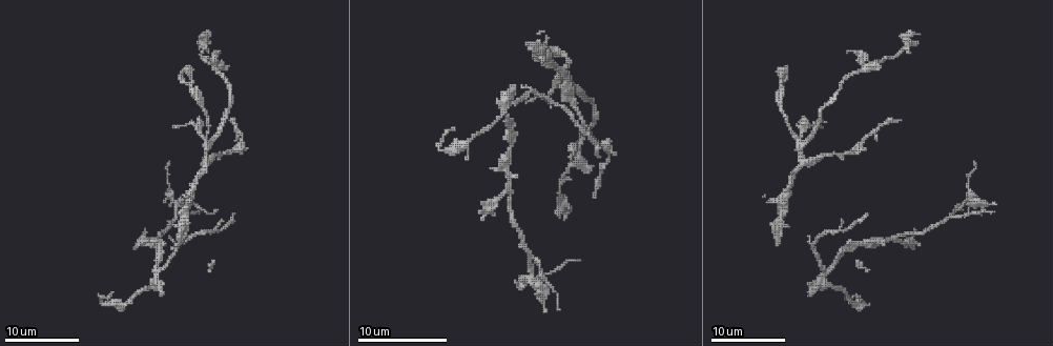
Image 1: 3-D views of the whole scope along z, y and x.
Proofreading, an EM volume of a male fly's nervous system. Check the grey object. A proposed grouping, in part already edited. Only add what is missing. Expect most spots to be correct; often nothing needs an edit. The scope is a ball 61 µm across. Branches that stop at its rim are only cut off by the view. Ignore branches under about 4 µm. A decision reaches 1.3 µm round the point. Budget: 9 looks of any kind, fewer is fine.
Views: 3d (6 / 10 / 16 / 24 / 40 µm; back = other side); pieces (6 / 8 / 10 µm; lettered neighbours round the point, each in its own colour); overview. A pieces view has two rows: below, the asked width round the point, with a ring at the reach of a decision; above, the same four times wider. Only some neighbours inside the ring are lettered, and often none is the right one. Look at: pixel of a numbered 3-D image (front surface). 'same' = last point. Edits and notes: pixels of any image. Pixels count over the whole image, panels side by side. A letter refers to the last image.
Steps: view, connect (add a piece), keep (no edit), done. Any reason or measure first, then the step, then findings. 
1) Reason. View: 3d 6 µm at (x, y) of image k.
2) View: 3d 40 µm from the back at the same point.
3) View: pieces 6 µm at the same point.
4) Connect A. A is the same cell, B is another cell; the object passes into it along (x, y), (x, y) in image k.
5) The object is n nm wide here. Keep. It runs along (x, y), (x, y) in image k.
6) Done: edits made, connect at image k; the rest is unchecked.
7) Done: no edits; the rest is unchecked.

An open end. View: 3d 10 µm at (994, 203) of image 1.

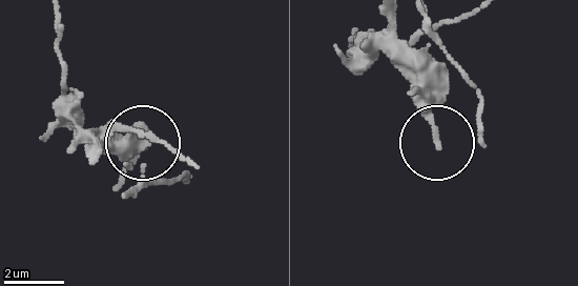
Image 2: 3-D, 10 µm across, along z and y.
View: pieces 6 µm at (434, 146) of image 2.

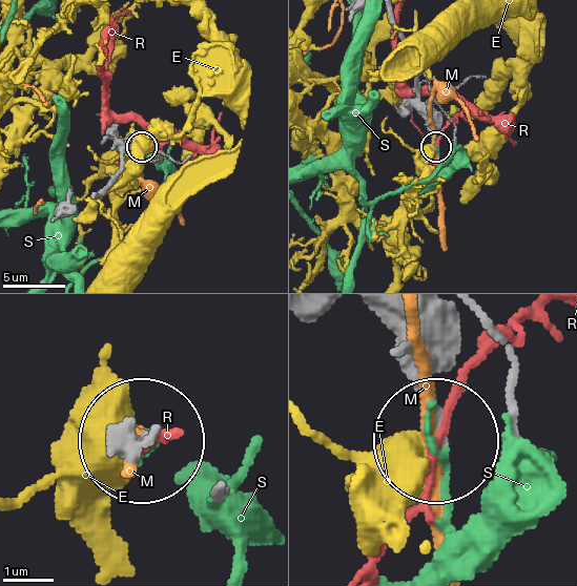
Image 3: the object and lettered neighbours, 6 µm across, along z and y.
The object is 160 nm wide here. Keep. E, M, R and S are other cells; no lettered piece goes on from it.

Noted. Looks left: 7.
Free end. View: pieces 10 µm at (975, 162) of image 1.

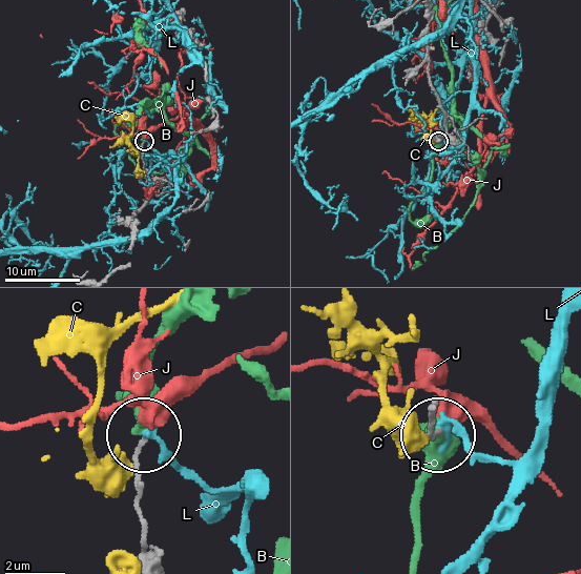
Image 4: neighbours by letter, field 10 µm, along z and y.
Keep. B, C, J and L are other cells; it runs along (152, 559), (138, 507), (143, 442) in image 4; none of them fits.

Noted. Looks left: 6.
Free end. View: pieces 8 µm at (917, 245) of image 1.

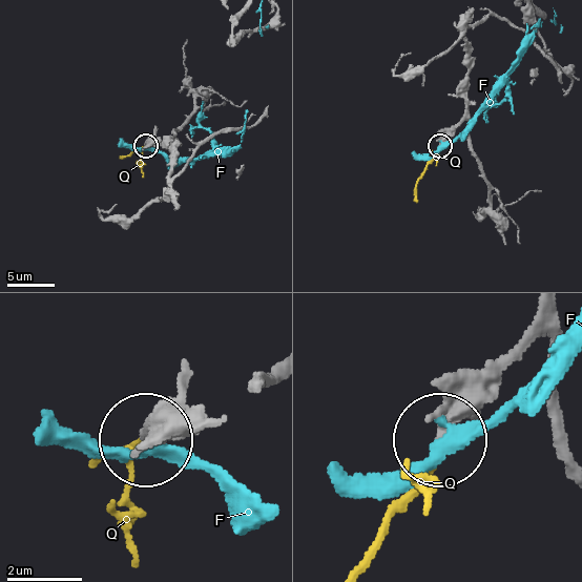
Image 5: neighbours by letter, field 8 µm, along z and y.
Connect Q. Q is the same cell, F is another cell; the object passes into it along (460, 123), (425, 169), (417, 186), (417, 202) in image 5; it goes on there.

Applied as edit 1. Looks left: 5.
Long arm stops here. View: pieces 10 µm at (452, 130) of image 1.

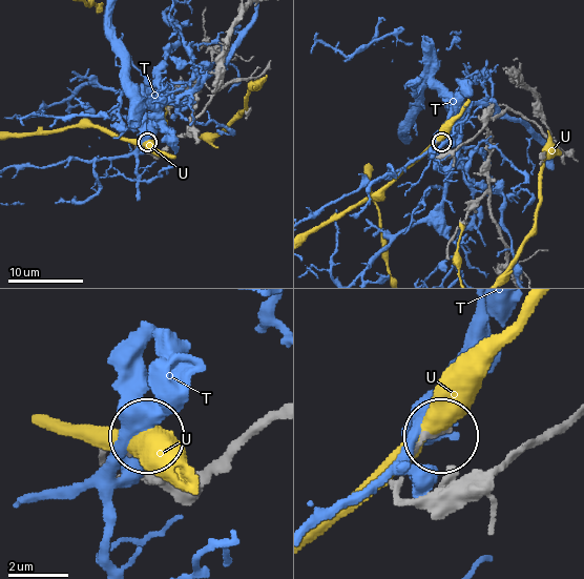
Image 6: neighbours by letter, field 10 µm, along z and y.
The object is 120 nm wide here. Keep. T and U are other cells; no lettered piece goes on from it.

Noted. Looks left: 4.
Done: edits made, connect at image 5; the rest is unchecked.

